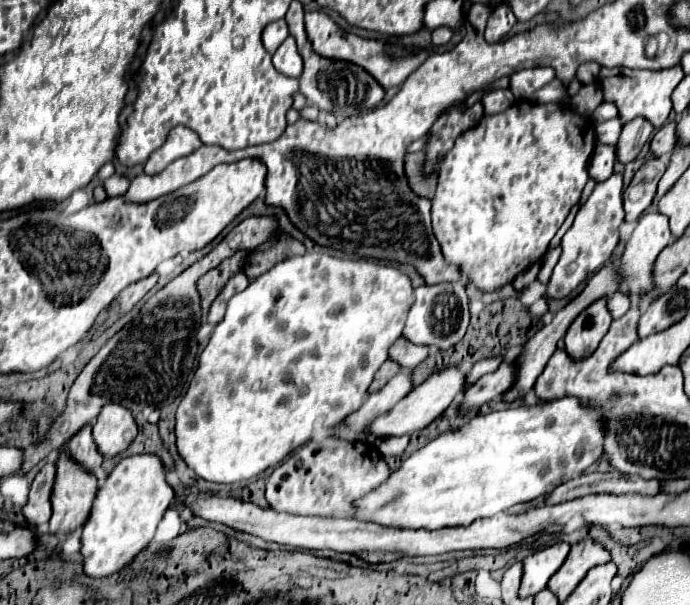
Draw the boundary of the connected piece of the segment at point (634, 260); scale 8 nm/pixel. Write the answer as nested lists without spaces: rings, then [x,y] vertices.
[[[646,213],[640,217],[634,233],[630,235],[630,239],[626,241],[626,249],[620,257],[620,263],[618,263],[618,279],[620,279],[620,287],[624,287],[628,291],[628,297],[630,299],[638,299],[646,293],[652,293],[654,291],[654,275],[652,275],[652,267],[654,267],[654,261],[656,257],[660,255],[660,251],[664,247],[668,247],[672,243],[672,233],[668,229],[668,221],[666,217],[662,217],[660,213]]]

